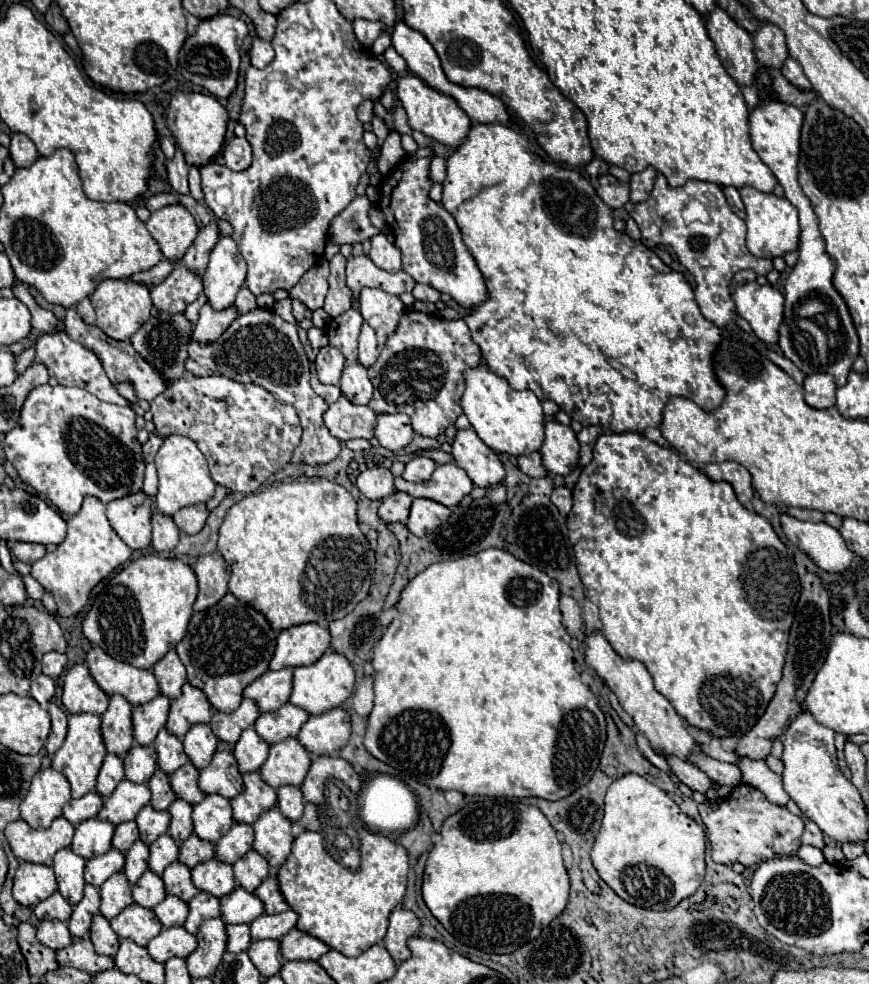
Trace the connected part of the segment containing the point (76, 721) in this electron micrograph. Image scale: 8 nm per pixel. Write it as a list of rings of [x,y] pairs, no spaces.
[[[71,714],[69,716],[69,732],[63,742],[63,746],[55,752],[53,756],[53,768],[63,772],[71,784],[71,794],[73,798],[81,798],[83,794],[95,790],[97,774],[103,764],[107,750],[105,750],[105,740],[101,736],[101,716],[97,714]]]

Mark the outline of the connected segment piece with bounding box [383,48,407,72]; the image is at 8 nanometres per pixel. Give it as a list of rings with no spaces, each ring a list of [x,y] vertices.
[[[389,48],[383,56],[385,56],[385,62],[387,62],[395,72],[407,72],[407,64],[405,64],[405,60],[403,60],[393,48]]]

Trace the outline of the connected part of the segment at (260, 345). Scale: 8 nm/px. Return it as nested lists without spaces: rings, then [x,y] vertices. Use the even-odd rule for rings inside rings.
[[[255,308],[241,314],[219,340],[211,344],[199,344],[193,338],[187,344],[189,358],[185,368],[195,376],[225,376],[237,382],[253,382],[269,390],[277,400],[291,404],[303,426],[303,440],[295,448],[291,462],[303,464],[327,464],[337,458],[341,442],[331,436],[323,424],[323,412],[327,402],[315,394],[309,382],[309,358],[299,340],[295,324],[285,322],[275,310]]]

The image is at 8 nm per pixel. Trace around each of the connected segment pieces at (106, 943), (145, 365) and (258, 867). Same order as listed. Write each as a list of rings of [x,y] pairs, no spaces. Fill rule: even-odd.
[[[101,914],[93,916],[91,942],[95,944],[95,952],[97,954],[105,954],[105,956],[115,956],[117,954],[119,936],[109,926],[109,920],[105,916],[101,916]]]
[[[67,308],[67,314],[65,314],[65,318],[63,318],[63,330],[67,332],[67,336],[69,336],[71,340],[75,340],[75,342],[87,346],[89,350],[93,350],[93,352],[97,354],[97,358],[101,360],[101,364],[103,364],[103,368],[105,368],[105,372],[107,372],[107,376],[109,376],[109,380],[111,380],[113,384],[131,382],[131,384],[133,384],[133,390],[135,390],[135,396],[137,396],[139,400],[151,402],[151,400],[153,400],[155,396],[159,396],[165,388],[169,388],[169,380],[165,380],[165,378],[161,376],[161,372],[157,372],[157,368],[153,368],[153,366],[133,348],[133,344],[131,344],[129,340],[125,340],[125,342],[113,340],[113,338],[109,338],[105,332],[101,332],[101,328],[85,324],[85,322],[81,320],[77,308]]]
[[[249,850],[243,858],[239,858],[235,862],[233,870],[235,870],[237,884],[243,886],[247,892],[255,892],[257,886],[261,884],[261,880],[265,880],[269,876],[267,860],[255,850]]]

